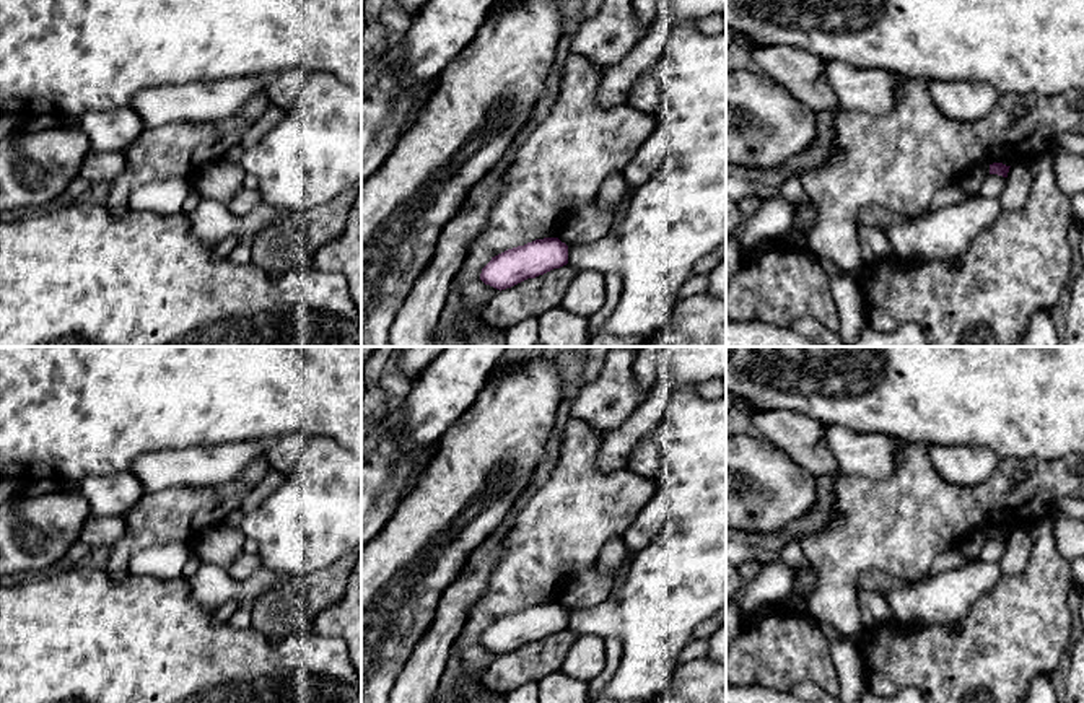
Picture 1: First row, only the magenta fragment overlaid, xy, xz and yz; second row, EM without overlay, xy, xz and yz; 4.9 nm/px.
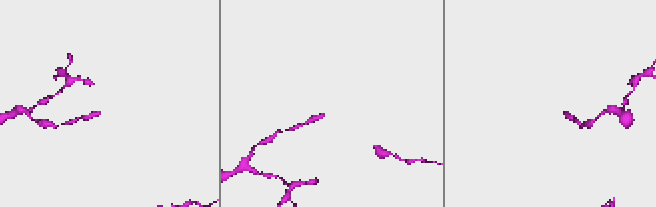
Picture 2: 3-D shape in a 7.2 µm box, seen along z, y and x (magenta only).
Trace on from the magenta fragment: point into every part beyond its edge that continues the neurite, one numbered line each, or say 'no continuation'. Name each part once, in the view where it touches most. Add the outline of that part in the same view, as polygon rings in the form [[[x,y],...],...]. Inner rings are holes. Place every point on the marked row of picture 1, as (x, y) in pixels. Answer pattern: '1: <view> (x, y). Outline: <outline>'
no continuation

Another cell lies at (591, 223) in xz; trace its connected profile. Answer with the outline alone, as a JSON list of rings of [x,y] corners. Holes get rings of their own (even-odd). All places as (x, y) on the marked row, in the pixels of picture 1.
[[[594,200],[570,216],[557,229],[555,238],[566,246],[591,244],[602,239],[609,233],[612,221],[612,212],[601,210]]]

